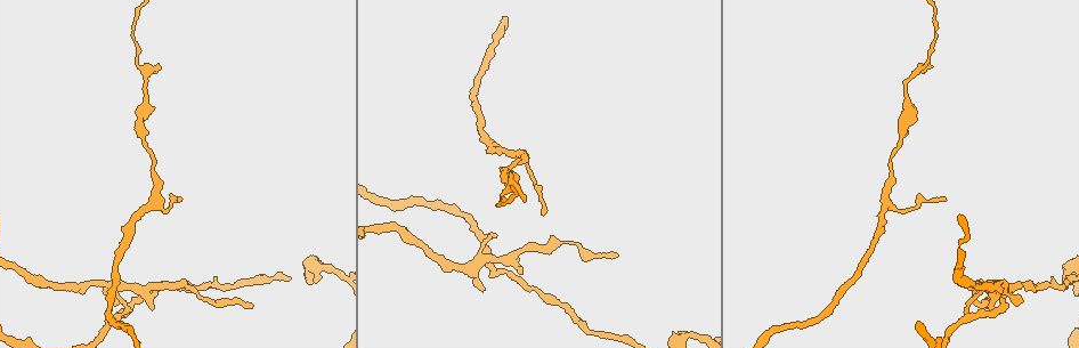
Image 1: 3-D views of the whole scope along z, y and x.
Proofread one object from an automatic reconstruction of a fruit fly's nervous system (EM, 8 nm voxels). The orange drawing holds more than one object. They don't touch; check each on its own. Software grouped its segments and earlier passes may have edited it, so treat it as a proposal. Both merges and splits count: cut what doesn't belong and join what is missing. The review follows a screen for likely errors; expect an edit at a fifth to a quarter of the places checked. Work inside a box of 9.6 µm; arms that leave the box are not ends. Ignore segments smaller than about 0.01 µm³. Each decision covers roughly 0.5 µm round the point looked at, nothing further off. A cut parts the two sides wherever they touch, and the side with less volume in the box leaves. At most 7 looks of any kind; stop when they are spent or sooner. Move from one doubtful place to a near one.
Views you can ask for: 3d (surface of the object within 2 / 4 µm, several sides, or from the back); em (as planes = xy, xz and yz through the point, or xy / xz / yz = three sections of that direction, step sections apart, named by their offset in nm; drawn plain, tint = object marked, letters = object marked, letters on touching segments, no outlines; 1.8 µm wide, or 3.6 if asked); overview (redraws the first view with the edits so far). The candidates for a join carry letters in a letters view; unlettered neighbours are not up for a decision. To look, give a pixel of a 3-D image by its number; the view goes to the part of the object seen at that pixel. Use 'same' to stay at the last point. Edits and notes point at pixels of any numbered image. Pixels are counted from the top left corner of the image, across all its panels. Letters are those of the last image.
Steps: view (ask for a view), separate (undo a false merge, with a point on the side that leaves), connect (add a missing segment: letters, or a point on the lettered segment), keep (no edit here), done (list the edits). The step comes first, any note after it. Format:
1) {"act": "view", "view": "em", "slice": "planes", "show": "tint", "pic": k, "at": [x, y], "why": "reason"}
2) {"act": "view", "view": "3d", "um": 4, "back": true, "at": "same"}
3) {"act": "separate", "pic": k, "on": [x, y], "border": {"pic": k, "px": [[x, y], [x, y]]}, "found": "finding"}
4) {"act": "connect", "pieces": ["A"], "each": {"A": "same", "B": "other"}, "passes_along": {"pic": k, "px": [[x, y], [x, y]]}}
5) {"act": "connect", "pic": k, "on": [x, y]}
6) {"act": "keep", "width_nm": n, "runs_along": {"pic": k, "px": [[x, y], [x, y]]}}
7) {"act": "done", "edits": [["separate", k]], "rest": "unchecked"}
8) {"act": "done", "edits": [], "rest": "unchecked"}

{"act": "view", "view": "em", "um": 3.6, "slice": "planes", "show": "plain", "pic": 1, "at": [251, 307], "why": "branch stops here"}

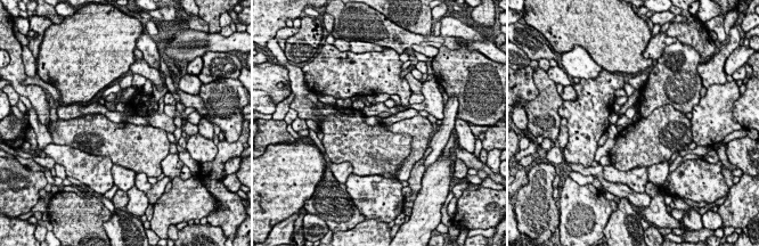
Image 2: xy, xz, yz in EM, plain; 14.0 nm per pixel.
{"act": "view", "view": "em", "um": 3.6, "slice": "planes", "show": "letters", "at": "same"}

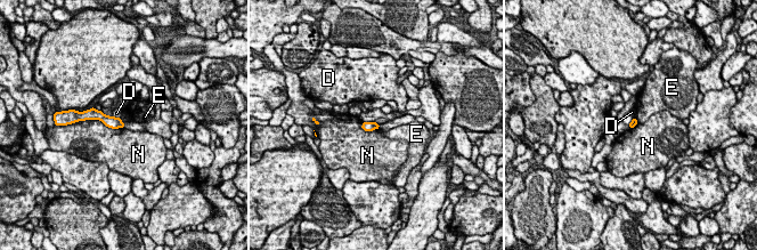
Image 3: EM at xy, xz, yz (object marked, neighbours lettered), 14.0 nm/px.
{"act": "keep", "each": {"D": "other", "E": "other", "N": "other"}, "border": {"pic": 3, "px": [[82, 120], [122, 128]]}, "found": "no lettered segment goes on from it"}

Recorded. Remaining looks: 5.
{"act": "view", "view": "em", "slice": "yz", "step": 4, "show": "letters", "pic": 1, "at": [1062, 280], "why": "thick end"}

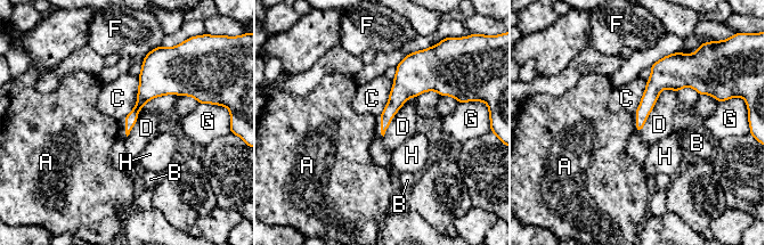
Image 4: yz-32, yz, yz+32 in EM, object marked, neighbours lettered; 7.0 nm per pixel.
{"act": "view", "view": "em", "slice": "planes", "show": "letters", "at": "same", "why": "another direction"}

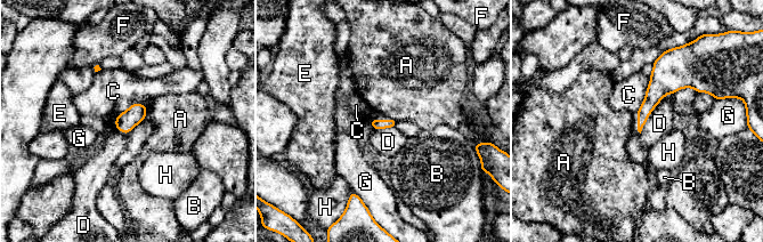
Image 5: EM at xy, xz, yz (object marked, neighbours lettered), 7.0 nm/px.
{"act": "keep", "longest_contact_nm": ["C", 260], "each": {"A": "other", "B": "other", "C": "other", "D": "other", "E": "other", "F": "other", "G": "other", "H": "other"}, "found": "no lettered segment goes on from it"}

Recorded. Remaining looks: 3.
{"act": "view", "view": "3d", "um": 2, "pic": 1, "at": [507, 272], "why": "looks like a crossing"}

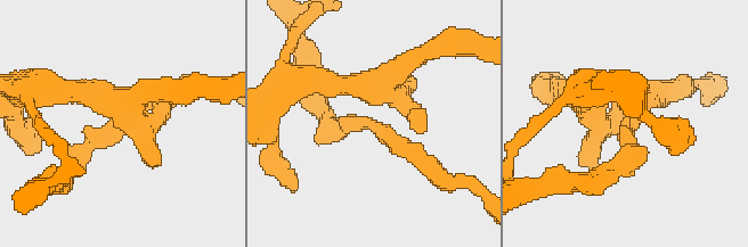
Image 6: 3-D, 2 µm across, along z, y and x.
{"act": "view", "view": "em", "slice": "planes", "show": "letters", "pic": 6, "at": [374, 123], "why": "need the tissue"}

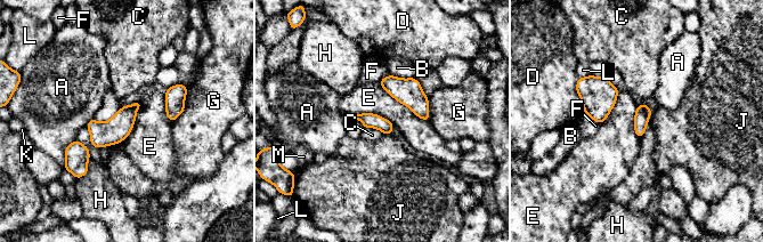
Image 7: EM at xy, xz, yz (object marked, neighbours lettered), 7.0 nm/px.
{"act": "keep", "width_nm": 110, "each": {"A": "other", "B": "other", "C": "other", "D": "other", "E": "other", "F": "other", "G": "other", "H": "other", "J": "other", "K": "other", "L": "other", "M": "other"}, "runs_along": {"pic": 7, "px": [[346, 115], [362, 117], [389, 128]]}, "found": "continuous, no second neuron"}

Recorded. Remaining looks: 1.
{"act": "done", "edits": [], "rest": "unchecked"}

